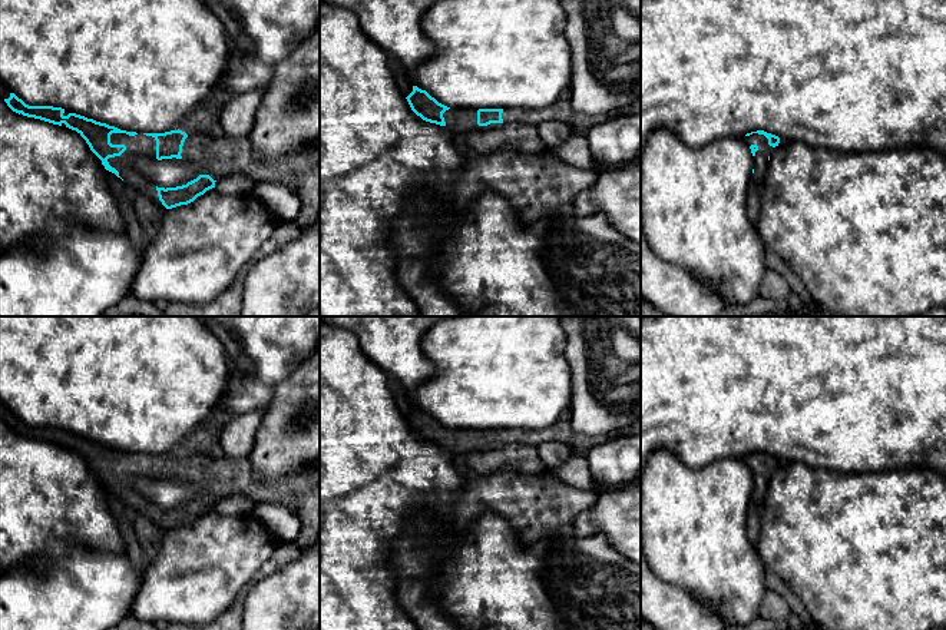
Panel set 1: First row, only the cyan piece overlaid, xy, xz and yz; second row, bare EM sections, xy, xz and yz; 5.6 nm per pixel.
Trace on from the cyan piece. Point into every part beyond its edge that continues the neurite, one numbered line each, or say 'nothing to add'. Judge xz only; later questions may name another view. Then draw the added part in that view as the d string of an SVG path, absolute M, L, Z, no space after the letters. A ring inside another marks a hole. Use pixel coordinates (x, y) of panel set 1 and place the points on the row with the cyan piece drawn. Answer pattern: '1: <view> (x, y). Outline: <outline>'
1: xz (561, 109). Outline: M563 92L552 105L538 109L503 109L503 123L517 122L538 126L543 122L558 120L569 123L575 132L585 133L589 127L606 122L612 115L588 116L575 112L570 106L570 92Z

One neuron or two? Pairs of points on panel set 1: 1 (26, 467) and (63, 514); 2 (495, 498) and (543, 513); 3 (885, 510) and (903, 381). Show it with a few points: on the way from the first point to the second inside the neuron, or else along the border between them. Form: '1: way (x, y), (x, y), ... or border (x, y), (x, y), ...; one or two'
1: way (29, 478), (53, 503); one
2: way (506, 498), (518, 498), (532, 504); one
3: border (923, 467), (870, 470), (857, 474); two

